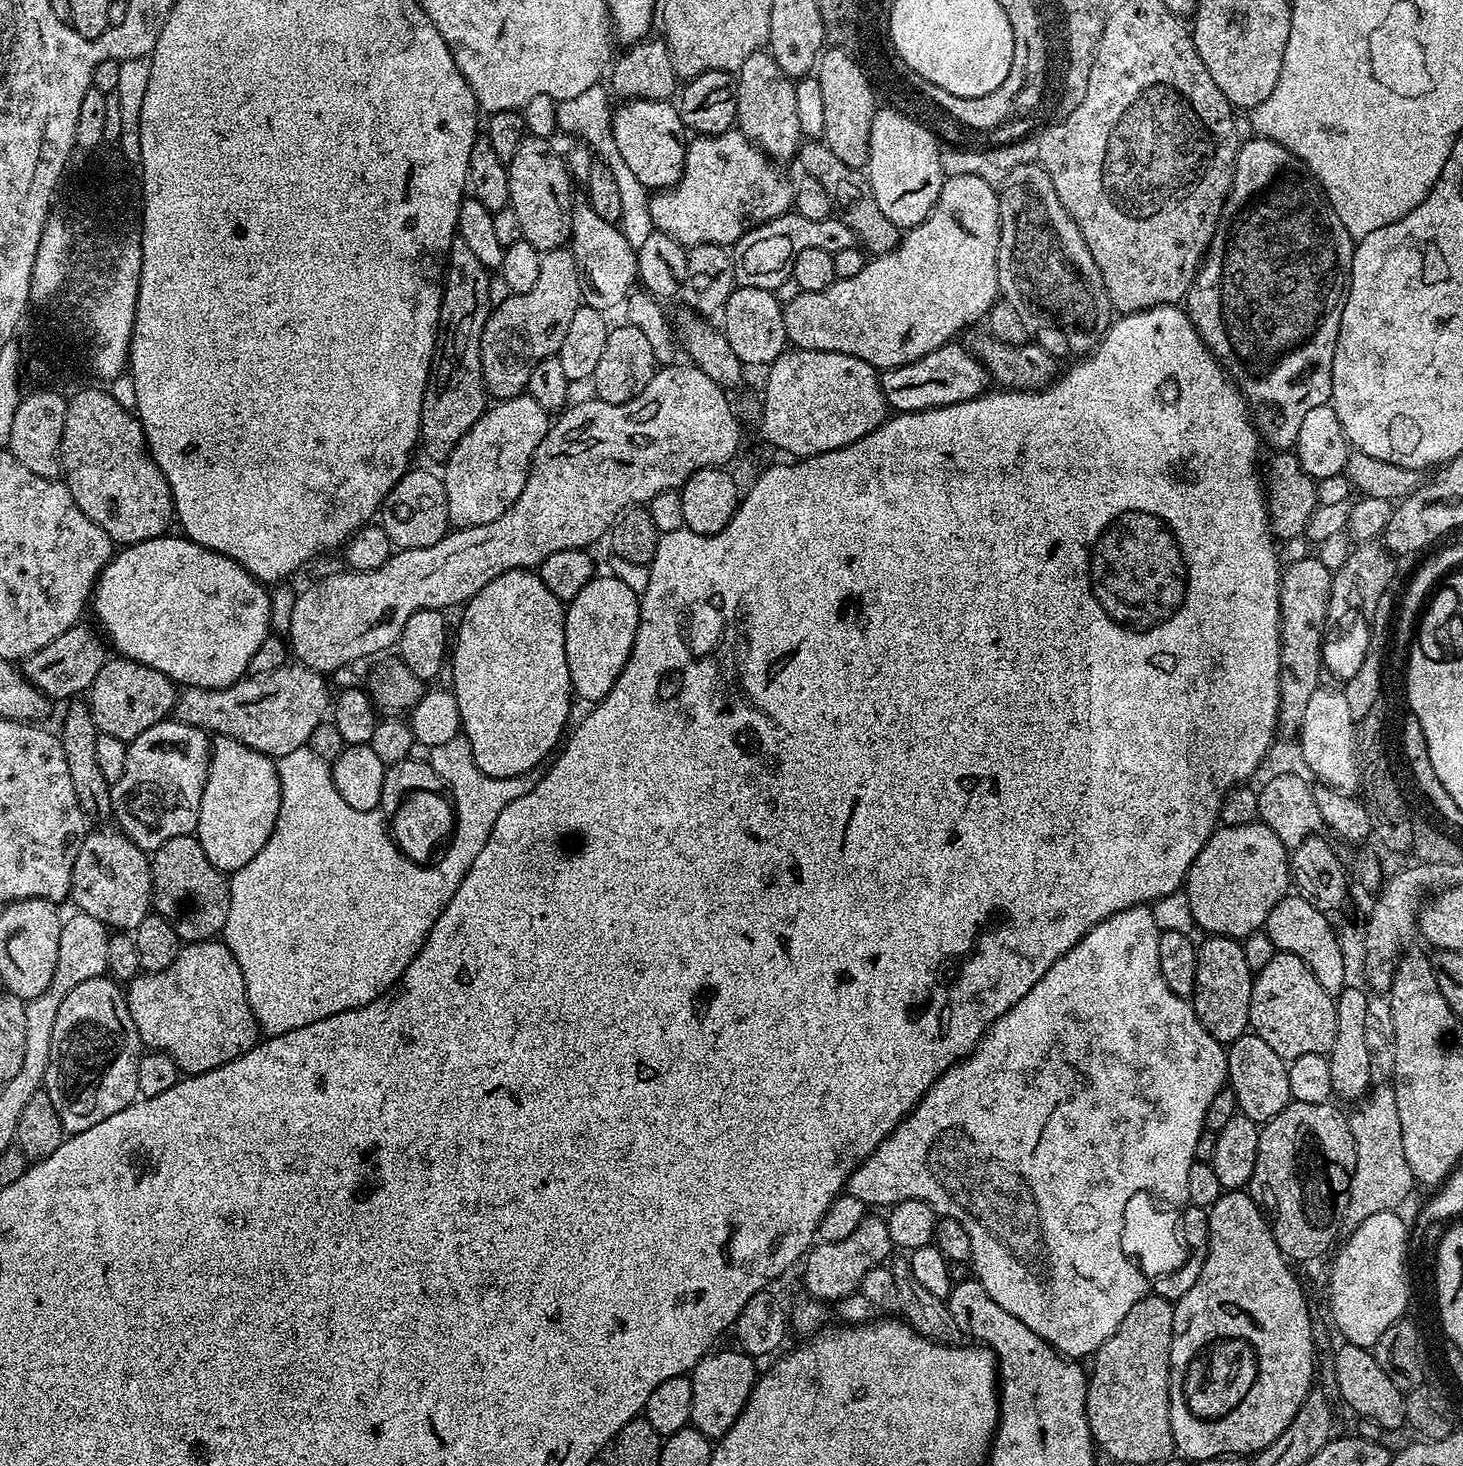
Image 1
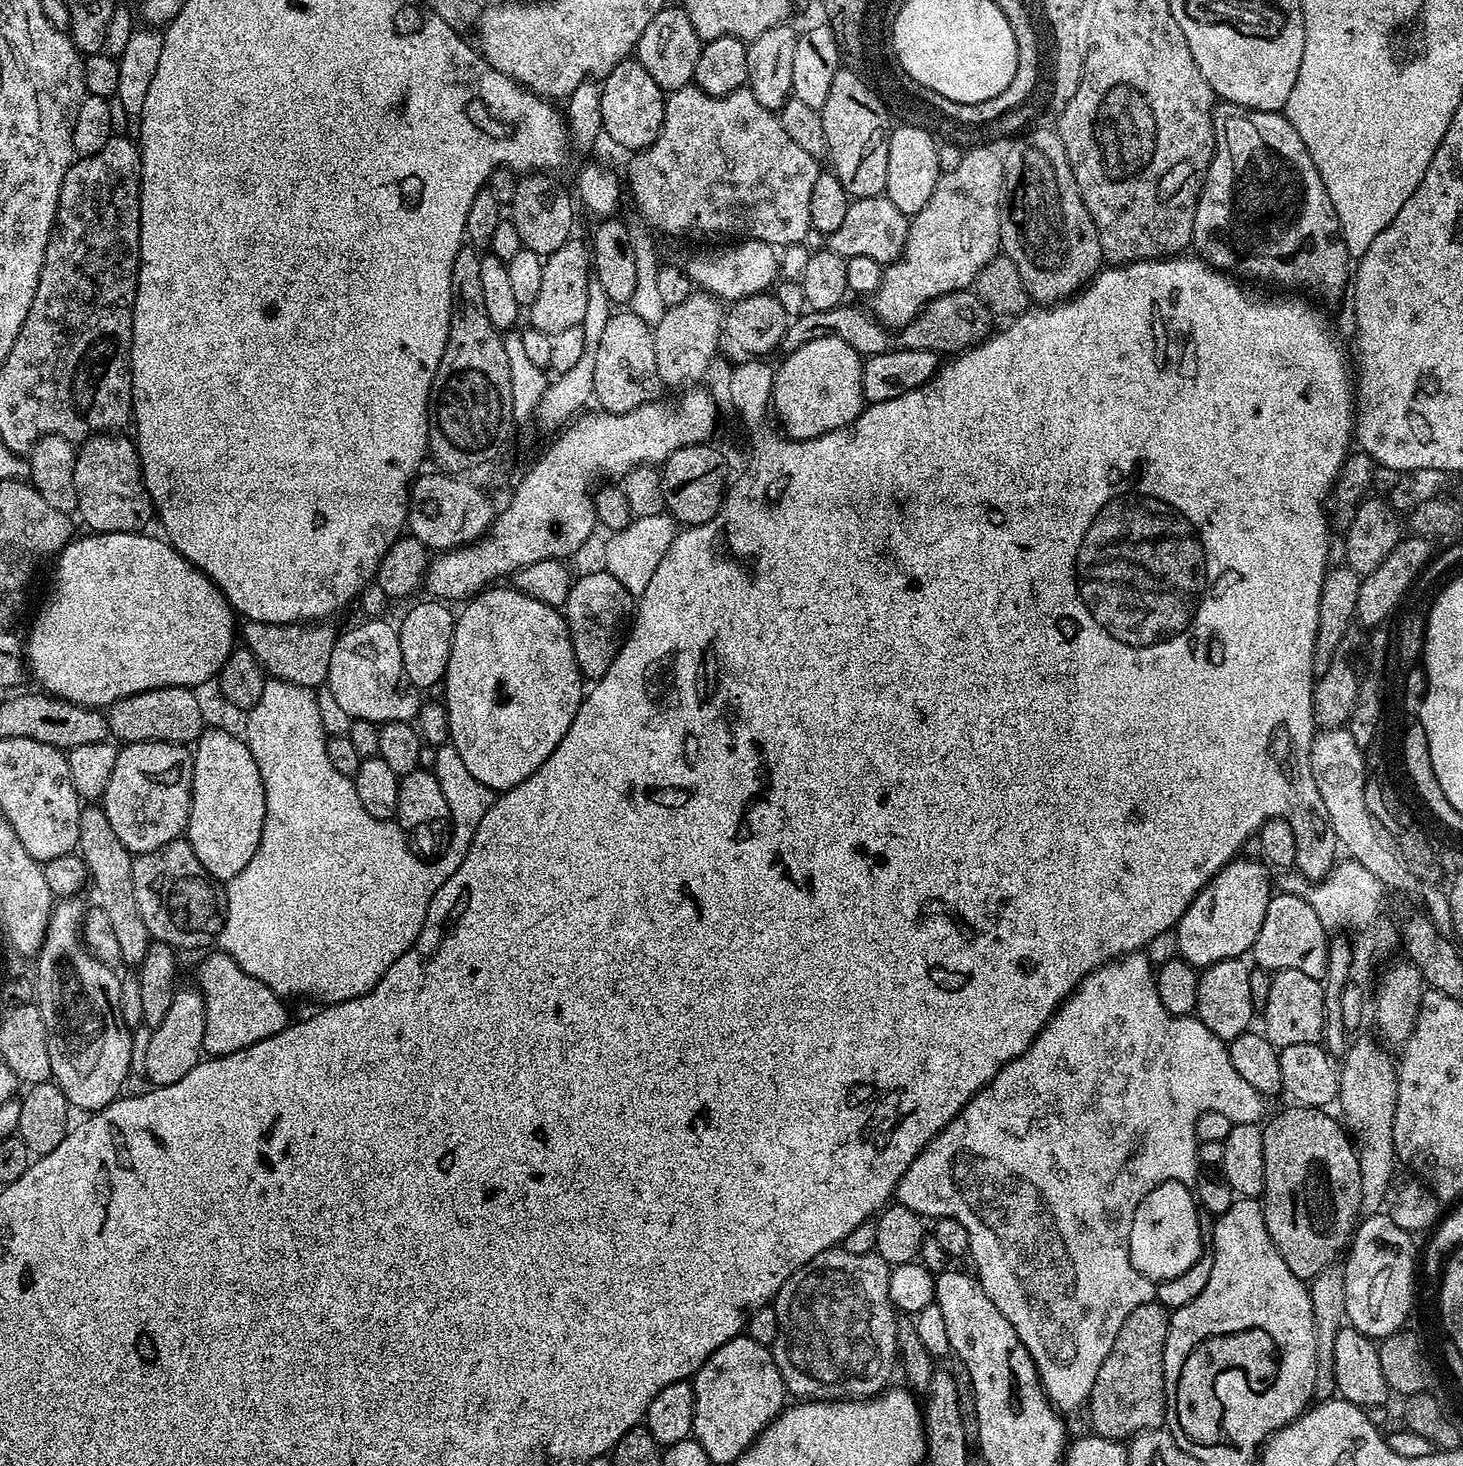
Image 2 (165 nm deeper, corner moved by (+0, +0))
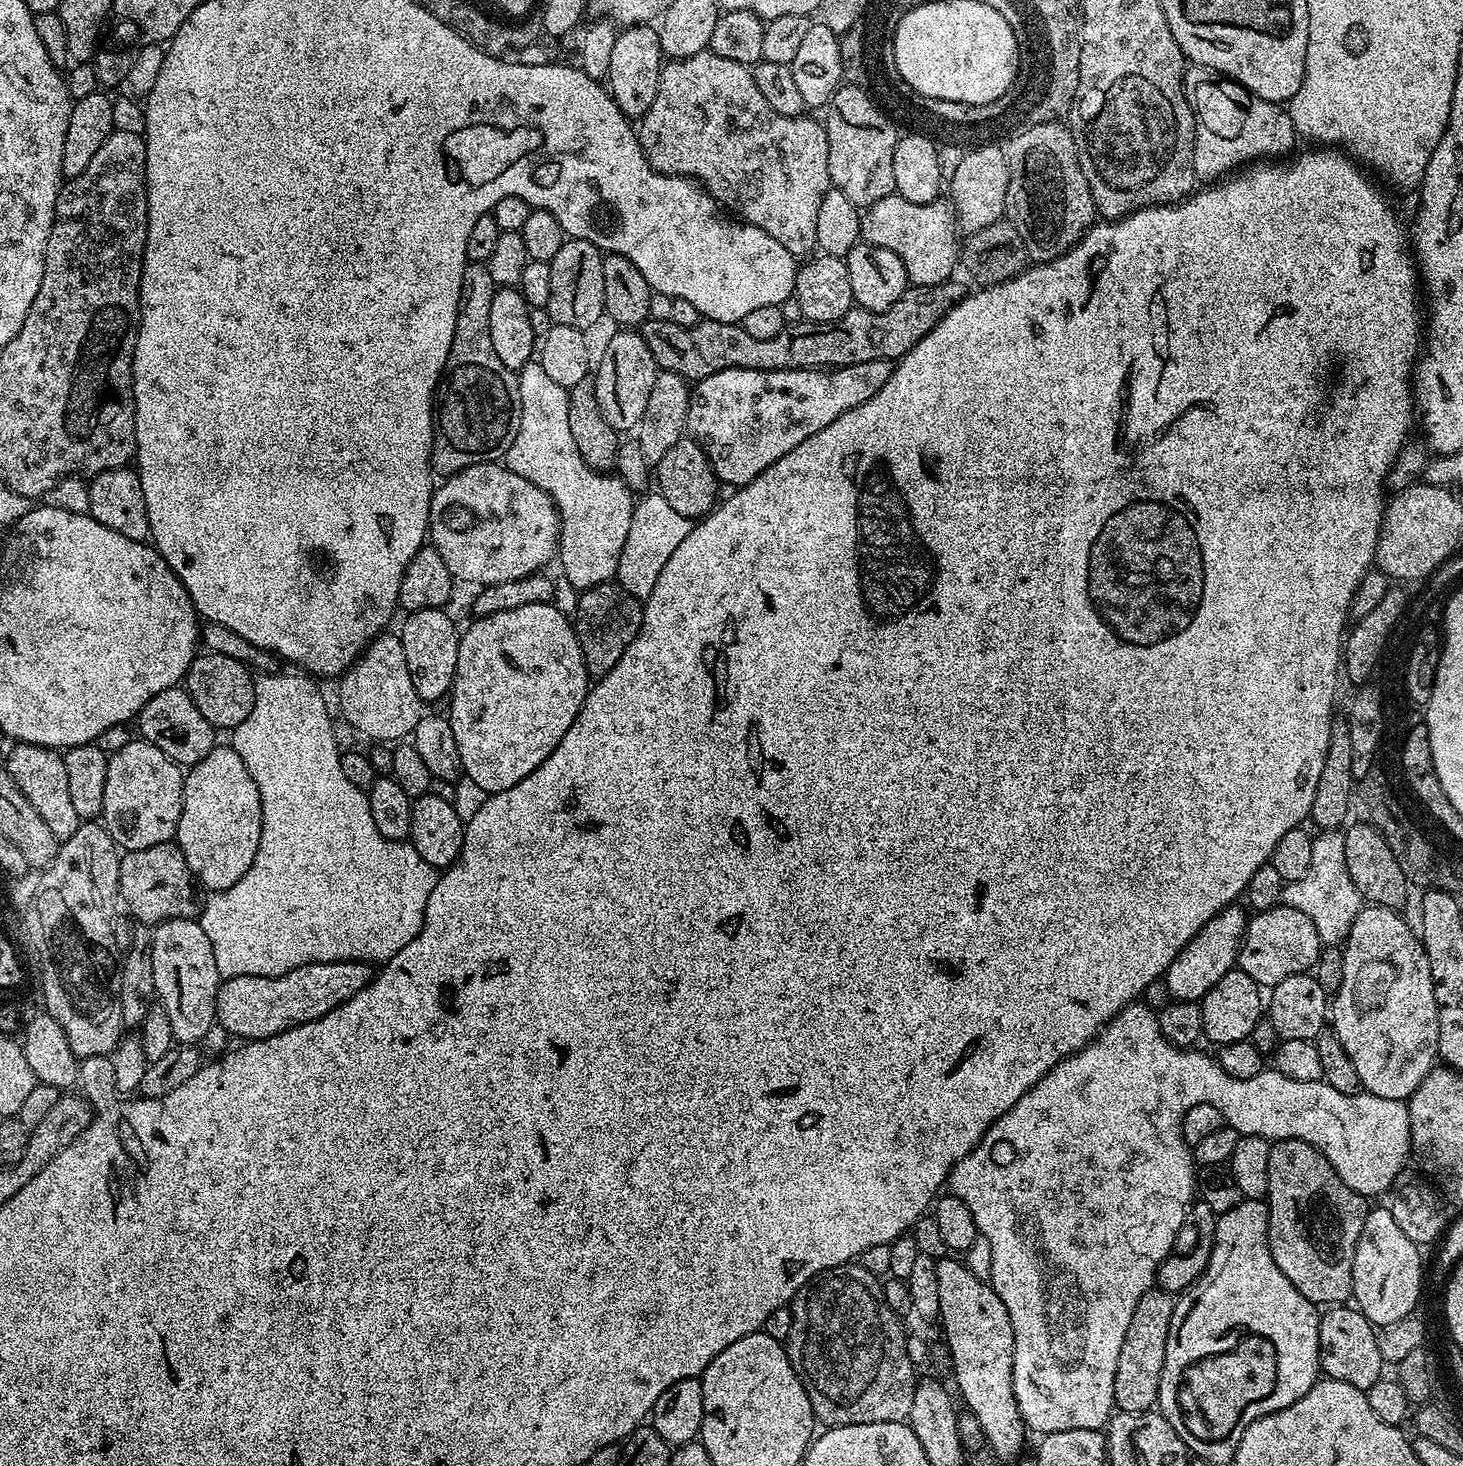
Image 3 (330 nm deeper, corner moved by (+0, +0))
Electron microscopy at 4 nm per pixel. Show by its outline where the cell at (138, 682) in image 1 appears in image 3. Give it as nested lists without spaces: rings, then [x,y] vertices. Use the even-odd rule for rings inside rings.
[[[180,686],[154,694],[154,698],[150,698],[150,702],[146,702],[146,706],[140,712],[139,724],[139,735],[158,746],[162,754],[166,754],[175,764],[181,766],[202,762],[202,758],[206,758],[206,754],[210,754],[218,744],[217,729],[213,728],[210,722],[206,722],[206,718],[202,718],[202,710],[194,706],[194,698],[190,698],[187,690]]]

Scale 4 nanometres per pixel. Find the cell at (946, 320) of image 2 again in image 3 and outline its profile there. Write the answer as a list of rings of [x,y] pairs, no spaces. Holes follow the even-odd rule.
[[[955,279],[946,281],[938,286],[911,285],[885,312],[871,312],[859,306],[853,306],[842,318],[834,322],[810,322],[799,320],[797,324],[785,324],[774,338],[754,338],[746,334],[743,323],[731,324],[730,322],[718,322],[717,320],[705,320],[701,318],[697,324],[687,328],[678,326],[672,320],[647,319],[639,325],[640,337],[646,342],[650,354],[654,358],[657,369],[673,372],[683,380],[695,382],[702,378],[710,378],[710,374],[718,374],[722,370],[731,368],[745,368],[746,370],[798,370],[799,368],[845,368],[858,362],[874,362],[875,360],[897,361],[905,356],[919,340],[947,314],[959,300],[966,295],[966,288],[956,284]]]

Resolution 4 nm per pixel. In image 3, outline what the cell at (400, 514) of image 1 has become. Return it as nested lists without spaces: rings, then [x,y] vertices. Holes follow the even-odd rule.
[[[500,462],[475,464],[469,468],[464,468],[460,472],[455,472],[453,476],[447,477],[443,483],[444,485],[441,488],[439,485],[432,494],[430,514],[428,515],[428,536],[430,537],[431,546],[436,548],[438,554],[442,556],[447,569],[450,570],[450,574],[457,581],[465,580],[468,584],[476,584],[475,586],[497,584],[498,582],[514,582],[514,578],[526,578],[530,574],[541,571],[545,567],[543,564],[548,564],[551,560],[553,563],[560,543],[560,510],[545,489],[534,486],[534,482],[526,482],[526,478],[522,478],[522,474],[514,474],[514,470],[510,470]]]

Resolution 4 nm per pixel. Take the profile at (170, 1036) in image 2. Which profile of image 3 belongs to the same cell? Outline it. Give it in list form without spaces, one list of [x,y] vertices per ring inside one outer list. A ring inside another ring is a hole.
[[[182,915],[155,925],[152,928],[152,957],[156,994],[166,1014],[170,1014],[176,1044],[199,1045],[199,1040],[216,1024],[216,995],[222,983],[214,962],[214,946],[210,946],[210,938],[206,938],[206,930],[202,930],[199,919]]]

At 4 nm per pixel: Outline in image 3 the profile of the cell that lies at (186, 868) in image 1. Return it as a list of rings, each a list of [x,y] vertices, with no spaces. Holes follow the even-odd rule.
[[[169,842],[150,846],[146,850],[134,850],[124,852],[120,858],[120,900],[133,912],[135,918],[141,924],[155,926],[164,920],[173,920],[176,916],[191,913],[192,908],[192,884],[194,877],[186,858],[182,854],[179,844]]]

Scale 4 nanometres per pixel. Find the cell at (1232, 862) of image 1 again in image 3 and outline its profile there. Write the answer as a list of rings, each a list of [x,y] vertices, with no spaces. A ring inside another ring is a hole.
[[[1240,906],[1223,908],[1170,962],[1162,979],[1166,982],[1173,1000],[1191,1000],[1199,1002],[1227,972],[1237,967],[1240,958],[1240,943],[1244,941],[1244,929],[1248,927],[1249,917],[1244,916],[1245,909]]]

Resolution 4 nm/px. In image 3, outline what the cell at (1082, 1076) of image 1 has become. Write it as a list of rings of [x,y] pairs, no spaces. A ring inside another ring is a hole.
[[[1133,1002],[1122,1009],[1119,1014],[1100,1031],[1100,1035],[1078,1050],[1073,1056],[1067,1056],[1050,1069],[1029,1092],[1022,1094],[1018,1102],[1002,1118],[998,1118],[986,1130],[986,1134],[974,1146],[966,1158],[959,1160],[952,1168],[946,1185],[947,1191],[966,1202],[970,1214],[974,1214],[976,1231],[988,1239],[988,1248],[992,1251],[992,1276],[990,1283],[1002,1298],[1006,1314],[1010,1314],[1010,1326],[1014,1330],[1014,1366],[1012,1367],[1012,1385],[1014,1398],[1024,1420],[1025,1429],[1036,1431],[1036,1434],[1047,1434],[1058,1430],[1082,1430],[1083,1428],[1103,1429],[1116,1408],[1114,1398],[1114,1374],[1118,1370],[1118,1354],[1122,1350],[1122,1338],[1126,1338],[1126,1329],[1130,1318],[1134,1318],[1134,1306],[1138,1298],[1146,1294],[1156,1283],[1158,1266],[1173,1255],[1176,1239],[1184,1228],[1184,1219],[1190,1216],[1190,1209],[1197,1199],[1194,1152],[1182,1138],[1182,1118],[1190,1106],[1205,1104],[1218,1109],[1227,1127],[1238,1130],[1241,1136],[1261,1136],[1264,1140],[1301,1140],[1314,1146],[1330,1162],[1330,1166],[1358,1194],[1365,1198],[1380,1196],[1391,1189],[1398,1174],[1405,1171],[1412,1151],[1410,1134],[1410,1114],[1407,1103],[1394,1098],[1378,1098],[1374,1094],[1360,1091],[1358,1094],[1342,1094],[1334,1090],[1325,1080],[1298,1082],[1286,1078],[1286,1074],[1275,1070],[1265,1070],[1254,1074],[1254,1078],[1230,1078],[1222,1070],[1215,1055],[1207,1056],[1192,1048],[1175,1048],[1164,1037],[1160,1029],[1157,1013],[1143,1002]]]

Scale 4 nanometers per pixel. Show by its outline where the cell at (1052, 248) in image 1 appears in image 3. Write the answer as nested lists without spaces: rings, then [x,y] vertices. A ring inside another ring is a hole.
[[[1060,127],[1023,131],[1009,150],[1010,182],[1006,190],[1006,220],[1025,244],[1027,259],[1047,262],[1070,250],[1097,219],[1096,203],[1078,162],[1074,141]]]

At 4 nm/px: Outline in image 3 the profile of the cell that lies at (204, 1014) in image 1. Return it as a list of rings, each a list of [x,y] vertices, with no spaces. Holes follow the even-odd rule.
[[[339,960],[338,962],[318,962],[298,966],[298,970],[290,970],[285,976],[239,976],[224,980],[216,995],[216,1024],[224,1027],[232,1036],[241,1036],[241,1041],[265,1040],[274,1034],[282,1034],[299,1024],[320,1020],[330,1010],[342,1006],[358,990],[362,990],[371,982],[373,969],[363,960]]]

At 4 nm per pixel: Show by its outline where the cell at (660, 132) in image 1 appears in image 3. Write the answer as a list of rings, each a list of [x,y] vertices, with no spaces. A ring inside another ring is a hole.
[[[629,24],[617,31],[614,50],[610,53],[606,87],[624,116],[639,118],[650,110],[654,94],[658,94],[661,67],[660,33],[652,24]]]

